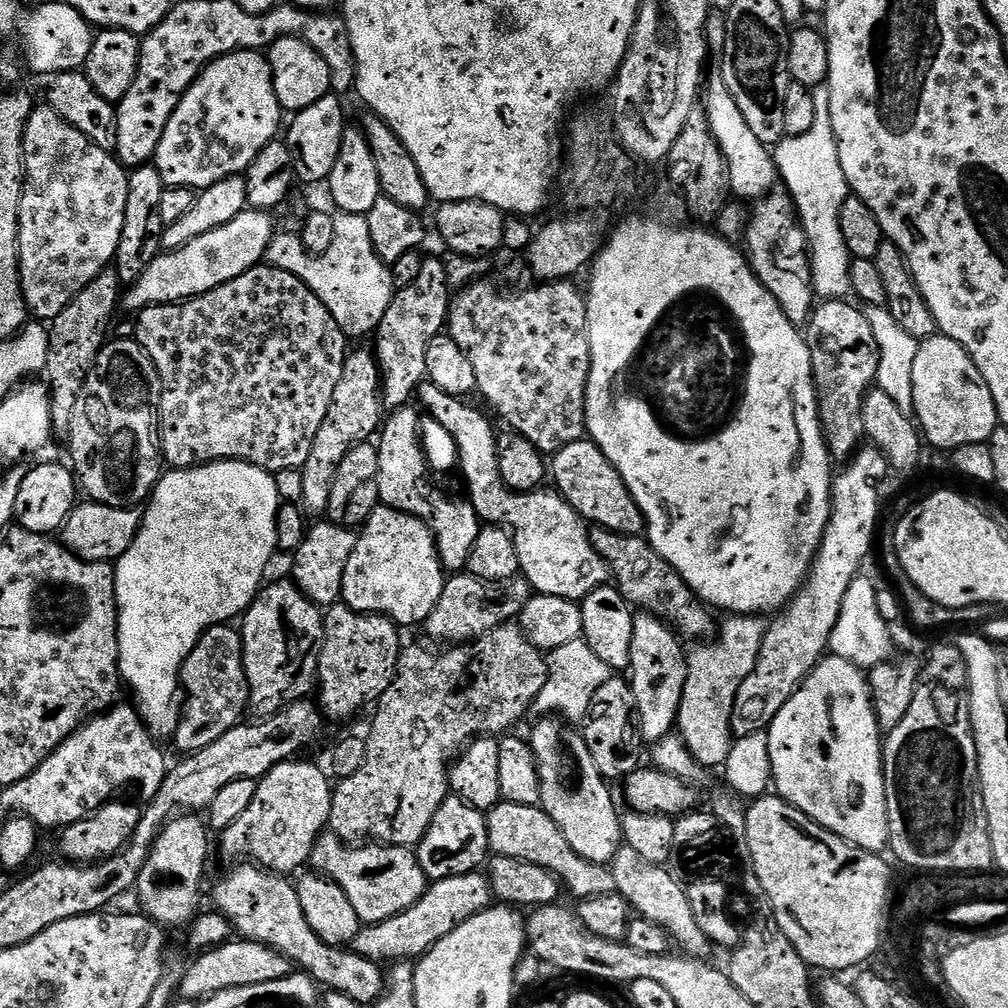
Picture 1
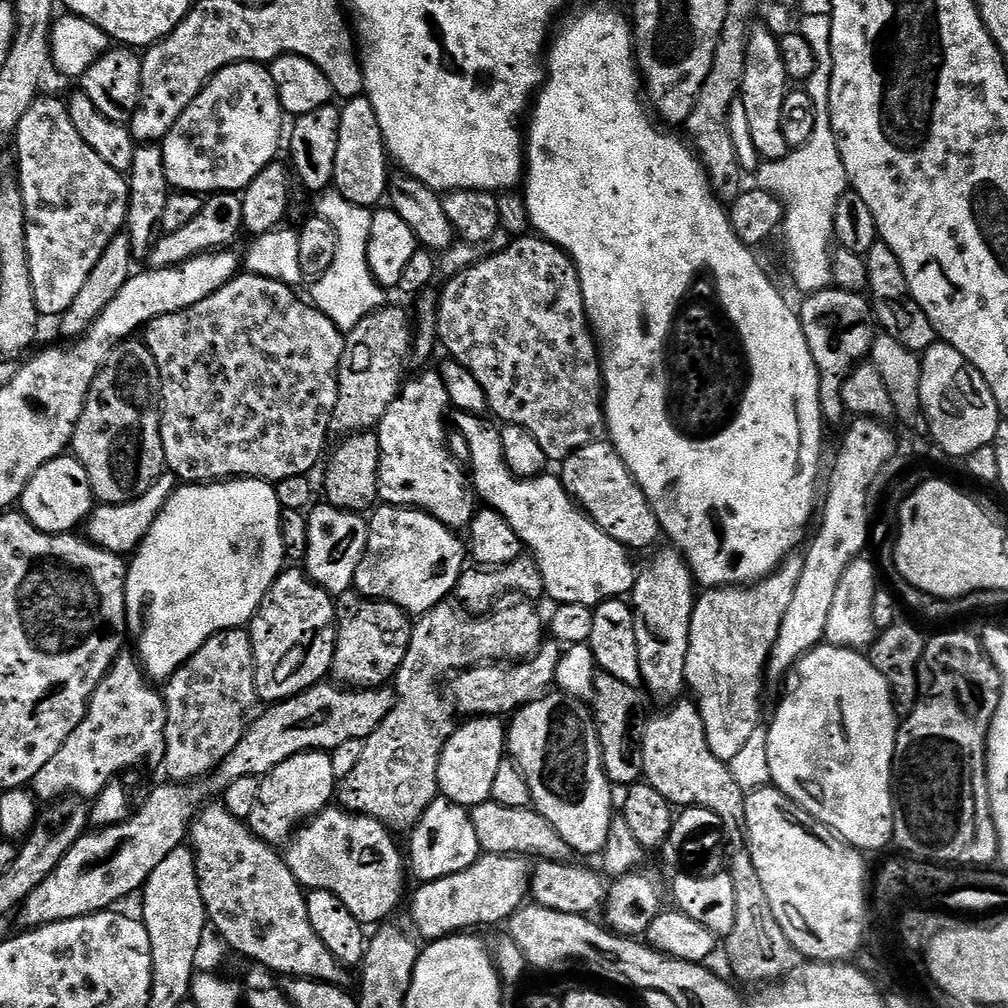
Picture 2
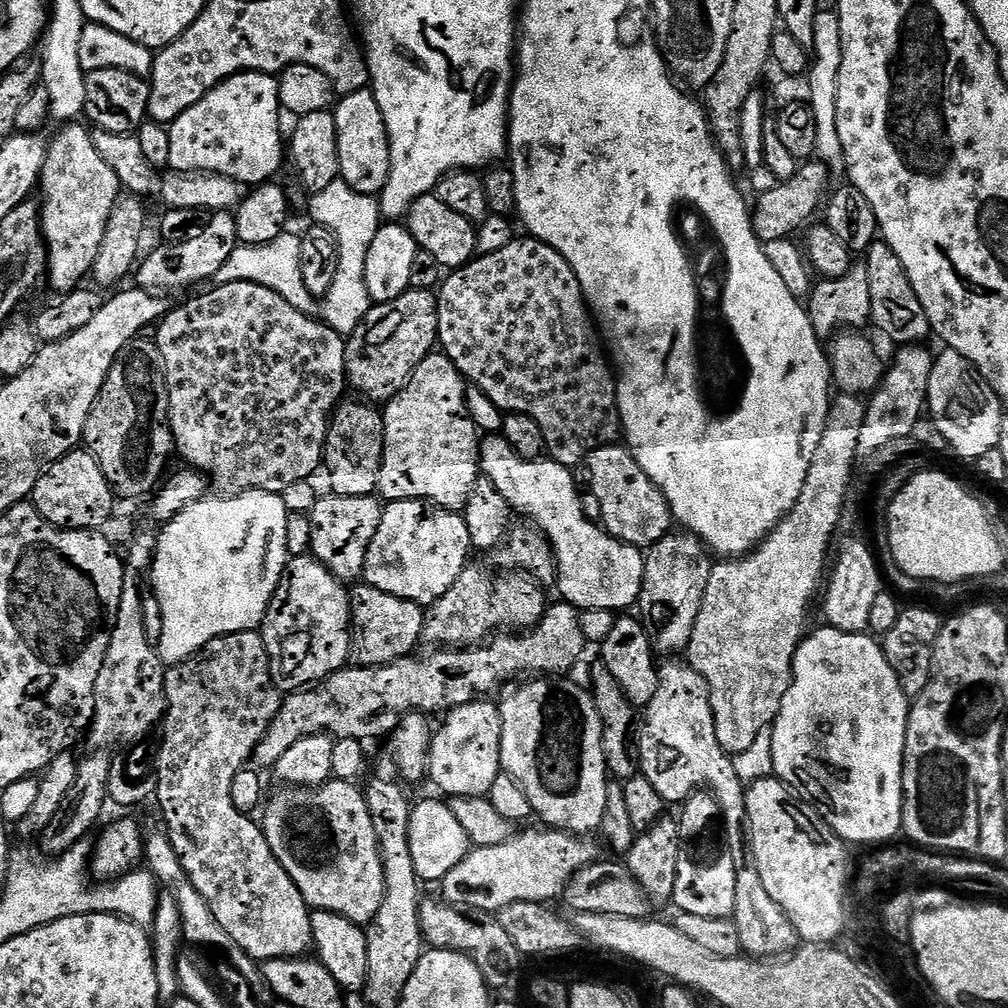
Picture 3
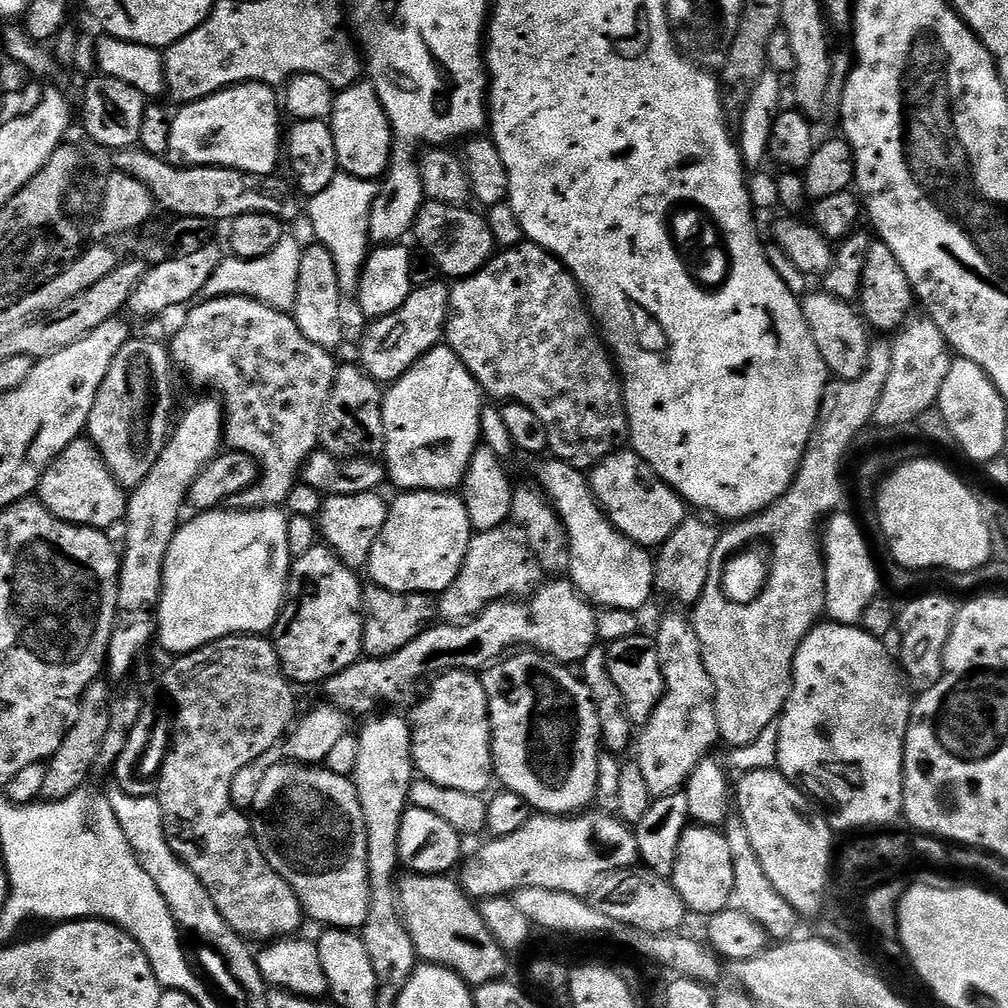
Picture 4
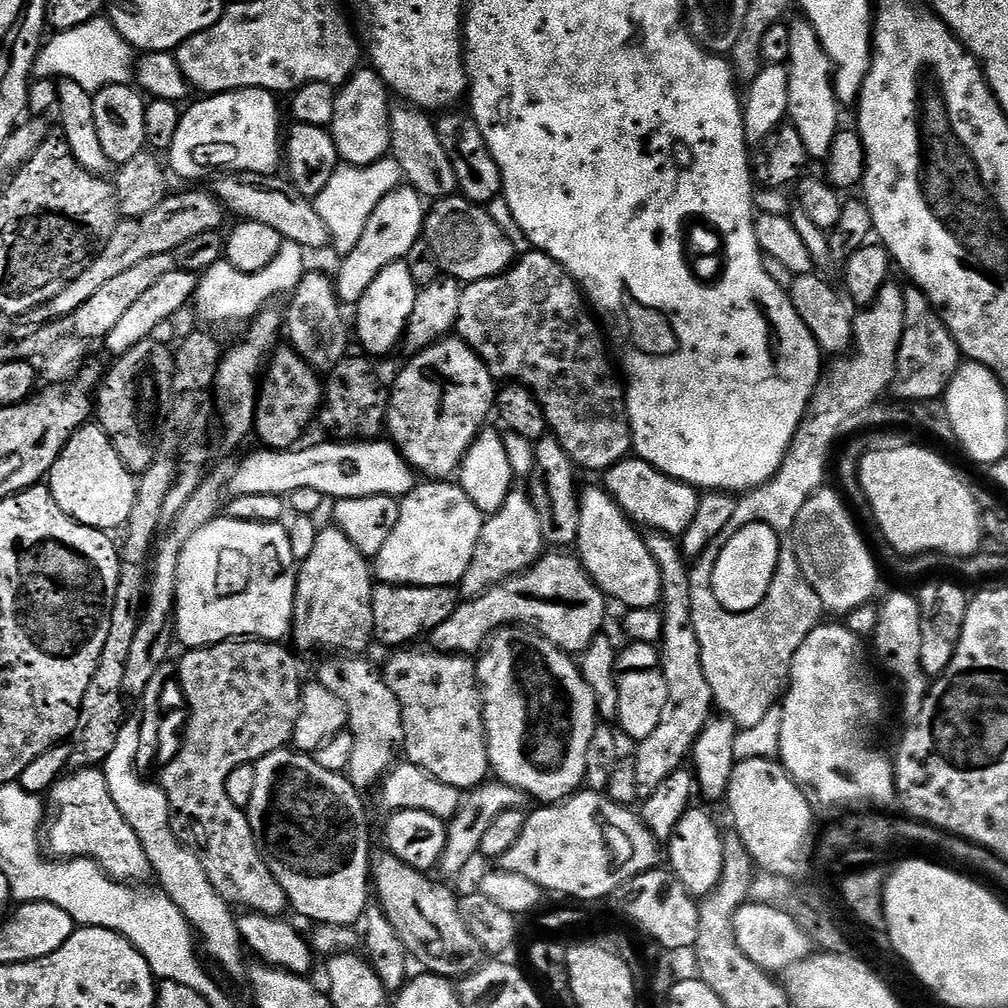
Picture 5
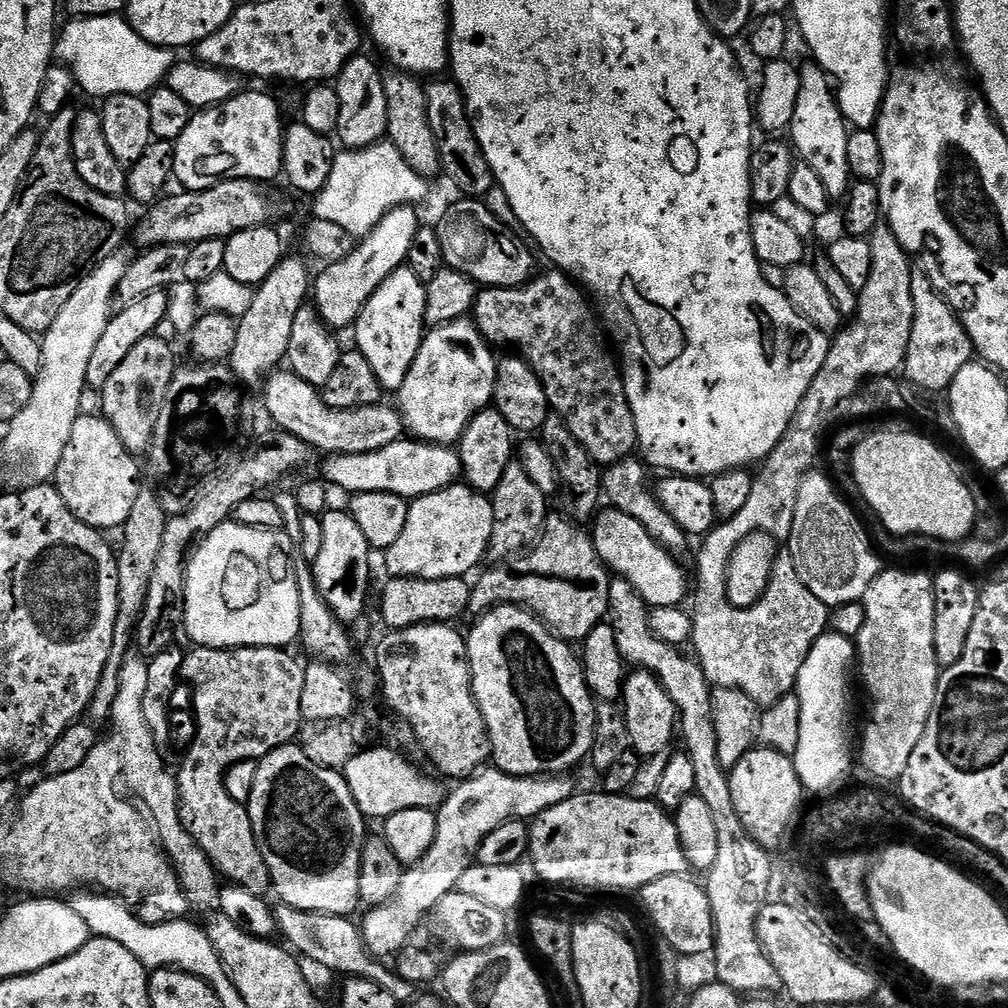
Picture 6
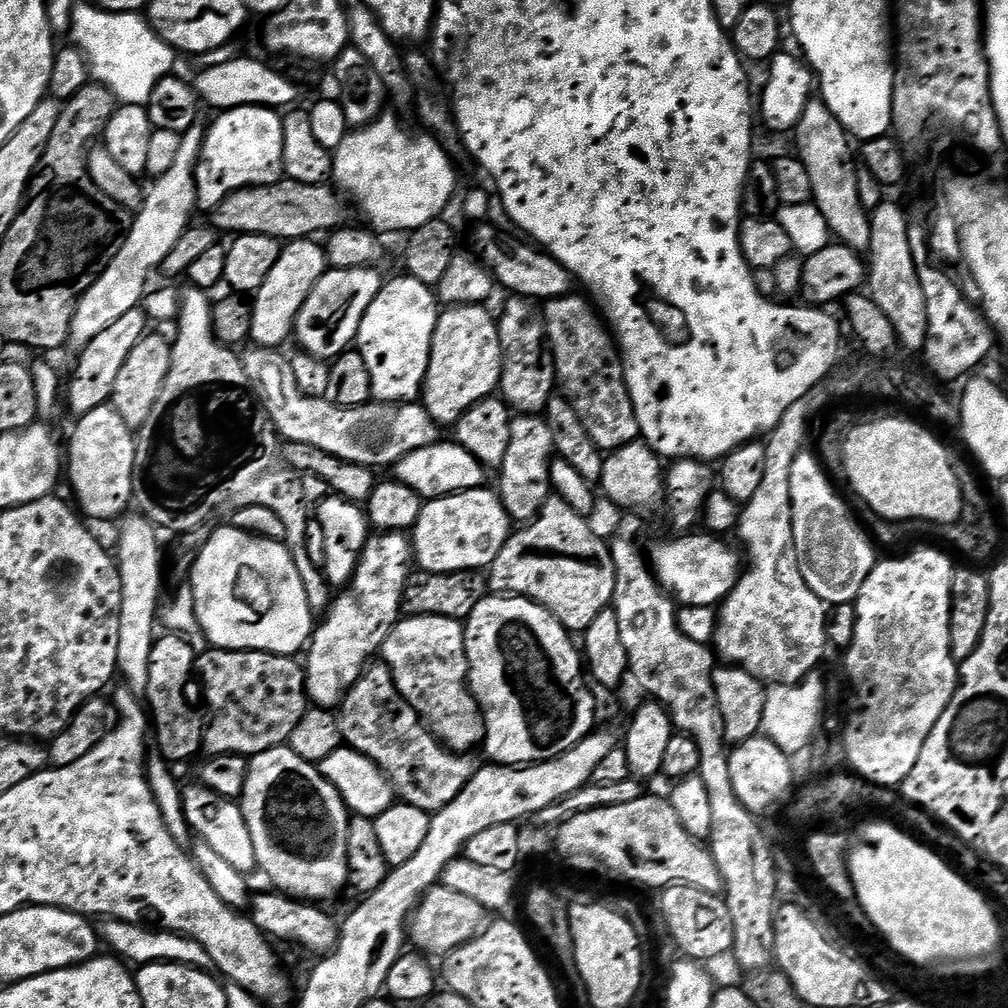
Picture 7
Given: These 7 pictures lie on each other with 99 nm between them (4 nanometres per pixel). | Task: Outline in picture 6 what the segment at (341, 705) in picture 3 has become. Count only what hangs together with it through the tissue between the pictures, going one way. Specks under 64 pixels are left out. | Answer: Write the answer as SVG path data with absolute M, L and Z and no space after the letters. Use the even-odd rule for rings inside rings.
M568 518L549 519L527 554L517 555L511 562L497 563L489 572L479 573L480 581L475 581L468 612L479 618L501 604L515 604L540 617L559 639L583 642L590 630L608 616L612 580L591 535L580 528L583 527L579 523Z

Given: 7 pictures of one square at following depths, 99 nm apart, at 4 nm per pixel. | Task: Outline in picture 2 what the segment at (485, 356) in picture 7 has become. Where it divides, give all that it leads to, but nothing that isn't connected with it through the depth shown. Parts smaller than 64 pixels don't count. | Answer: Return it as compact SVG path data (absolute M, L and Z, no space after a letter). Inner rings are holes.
M439 371L424 372L407 381L401 387L396 400L386 410L378 425L380 437L380 500L394 504L398 508L416 508L420 512L438 518L447 528L467 529L476 517L478 497L470 483L469 473L456 461L454 453L448 449L448 436L444 433L444 415L450 412L446 386Z

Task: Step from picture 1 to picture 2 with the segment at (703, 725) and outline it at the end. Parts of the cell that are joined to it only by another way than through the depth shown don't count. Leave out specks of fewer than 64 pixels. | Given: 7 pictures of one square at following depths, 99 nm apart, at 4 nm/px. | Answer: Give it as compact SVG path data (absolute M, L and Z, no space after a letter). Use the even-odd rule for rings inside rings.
M793 554L771 576L751 586L709 588L699 593L690 622L690 650L686 654L684 678L687 687L696 691L694 700L706 726L706 740L719 760L732 760L734 754L739 754L742 746L746 746L750 734L762 727L760 695L764 692L768 659L772 657L774 642L778 642L782 618L786 618L786 610L790 610L790 602L794 599L794 586L798 586L798 578L802 578L803 565L803 559Z

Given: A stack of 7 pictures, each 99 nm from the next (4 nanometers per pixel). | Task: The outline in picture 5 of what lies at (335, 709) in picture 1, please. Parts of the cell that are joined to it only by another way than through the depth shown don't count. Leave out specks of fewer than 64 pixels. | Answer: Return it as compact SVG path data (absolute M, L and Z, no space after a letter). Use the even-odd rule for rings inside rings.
M377 583L372 590L372 605L374 606L373 637L388 647L388 650L400 650L411 640L419 636L427 637L462 602L462 597L452 586L410 586L409 584Z

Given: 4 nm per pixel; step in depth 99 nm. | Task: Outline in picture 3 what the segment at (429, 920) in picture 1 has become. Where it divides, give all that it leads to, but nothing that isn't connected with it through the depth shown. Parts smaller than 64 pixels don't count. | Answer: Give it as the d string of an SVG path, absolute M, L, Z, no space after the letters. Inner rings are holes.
M551 826L539 827L532 828L529 832L517 831L509 840L502 842L502 846L473 847L466 858L462 858L462 862L458 862L458 866L454 866L450 874L446 874L442 881L443 899L469 910L498 914L514 902L525 900L535 904L548 904L555 896L556 899L563 897L569 878L586 865L597 863L596 844L592 838L585 838L580 834L561 832Z

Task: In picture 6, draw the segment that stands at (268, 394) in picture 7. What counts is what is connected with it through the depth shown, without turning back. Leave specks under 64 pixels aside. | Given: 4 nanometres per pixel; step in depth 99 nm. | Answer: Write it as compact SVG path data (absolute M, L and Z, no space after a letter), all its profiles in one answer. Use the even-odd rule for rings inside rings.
M291 370L271 373L263 388L268 416L277 424L277 429L302 438L302 442L309 444L317 453L334 456L370 454L374 450L382 450L382 446L390 446L390 442L401 439L406 432L404 420L395 407L387 408L387 403L381 402L350 410L331 408L316 386L307 384Z

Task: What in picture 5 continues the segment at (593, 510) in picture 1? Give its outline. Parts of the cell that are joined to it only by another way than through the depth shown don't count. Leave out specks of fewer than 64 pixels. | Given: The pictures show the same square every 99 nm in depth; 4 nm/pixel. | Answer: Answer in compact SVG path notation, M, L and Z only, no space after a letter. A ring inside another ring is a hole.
M639 458L618 462L603 473L602 480L604 491L612 495L612 501L641 529L664 532L667 536L680 538L690 522L694 522L694 514L698 514L701 493L697 489L680 480L671 480L665 472L659 472Z

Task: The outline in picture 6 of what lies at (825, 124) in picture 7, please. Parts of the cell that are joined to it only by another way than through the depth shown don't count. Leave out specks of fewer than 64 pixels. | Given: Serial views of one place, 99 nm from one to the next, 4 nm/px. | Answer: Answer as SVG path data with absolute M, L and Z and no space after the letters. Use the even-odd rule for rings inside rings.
M808 62L805 68L801 67L799 74L800 90L790 129L790 135L792 135L792 137L790 137L790 143L795 155L799 157L806 166L810 166L810 170L814 170L814 174L818 174L818 178L822 181L822 186L826 186L829 197L847 197L854 183L850 161L847 158L847 142L850 135L850 128L844 119L840 104L836 100L833 81L830 79L828 73L815 62Z

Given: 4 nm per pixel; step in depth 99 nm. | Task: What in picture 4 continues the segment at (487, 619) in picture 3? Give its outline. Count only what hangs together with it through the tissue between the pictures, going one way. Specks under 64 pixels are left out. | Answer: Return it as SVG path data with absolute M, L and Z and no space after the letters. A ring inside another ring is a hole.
M504 528L476 532L470 546L466 546L466 558L446 591L438 596L438 616L441 621L459 624L486 610L499 600L527 598L540 587L546 573L519 535L511 536Z

